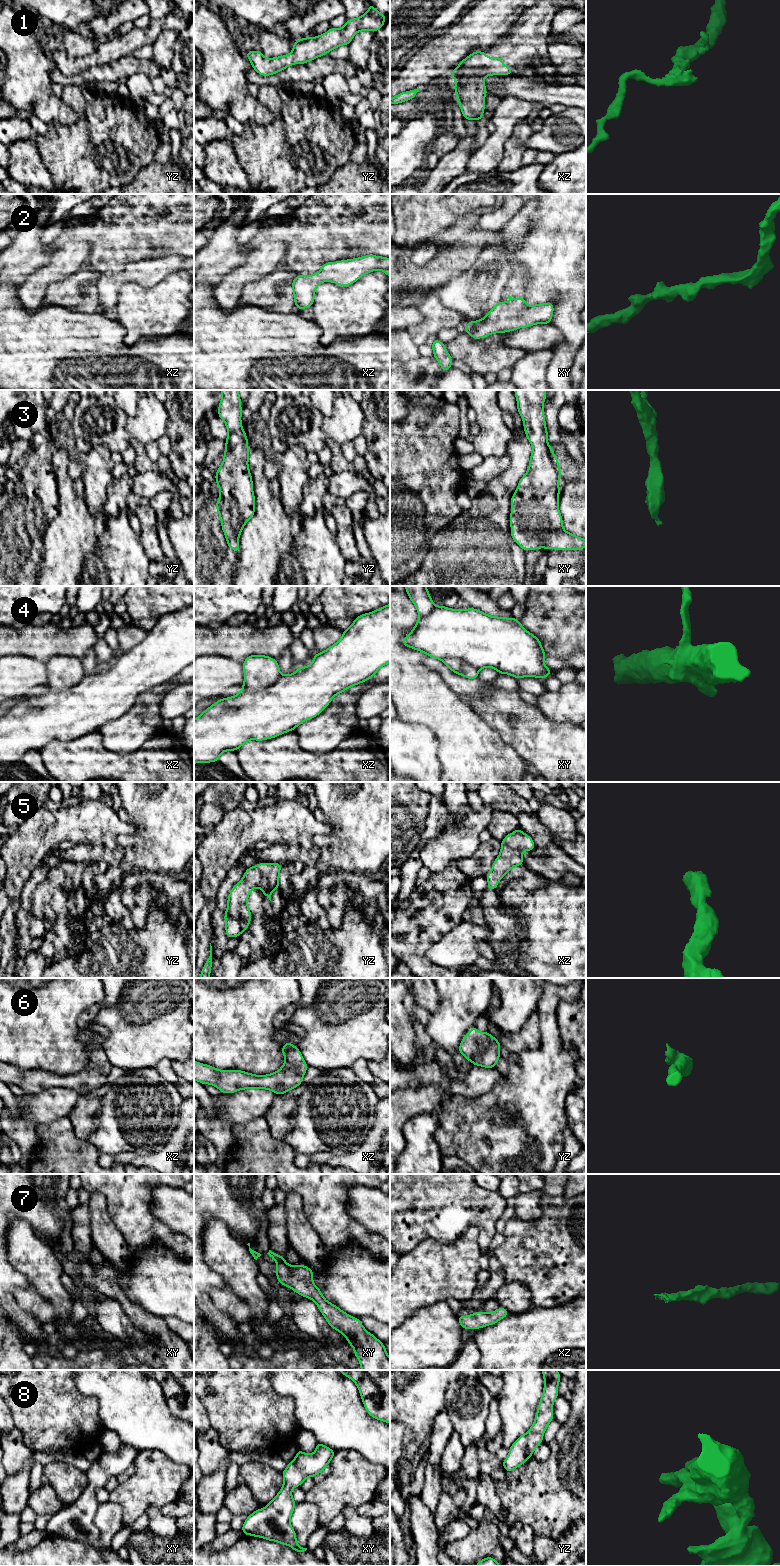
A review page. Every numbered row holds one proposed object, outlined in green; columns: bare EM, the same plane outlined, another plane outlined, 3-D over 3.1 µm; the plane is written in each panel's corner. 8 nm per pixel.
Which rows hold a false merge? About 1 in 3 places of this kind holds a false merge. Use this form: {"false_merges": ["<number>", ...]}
{"false_merges": ["4"]}

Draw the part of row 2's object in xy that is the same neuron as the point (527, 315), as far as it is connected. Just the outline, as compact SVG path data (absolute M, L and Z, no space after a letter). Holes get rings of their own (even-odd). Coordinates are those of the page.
M508 295L509 302L500 301L497 303L487 315L478 320L466 323L465 332L470 334L473 339L485 338L488 335L495 333L505 333L515 331L522 328L527 328L536 324L549 324L551 322L554 307L551 301L544 304L527 305L524 297L512 298Z

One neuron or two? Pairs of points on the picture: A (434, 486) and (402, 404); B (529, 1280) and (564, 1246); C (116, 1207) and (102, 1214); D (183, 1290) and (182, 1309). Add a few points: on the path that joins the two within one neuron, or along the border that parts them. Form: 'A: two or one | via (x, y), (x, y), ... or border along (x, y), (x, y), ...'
A: two | border along (408, 400), (408, 412), (400, 420)
B: one | via (538, 1271), (556, 1255)
C: two | border along (94, 1192), (105, 1198), (107, 1212), (120, 1231)
D: one | via (183, 1295), (183, 1304)

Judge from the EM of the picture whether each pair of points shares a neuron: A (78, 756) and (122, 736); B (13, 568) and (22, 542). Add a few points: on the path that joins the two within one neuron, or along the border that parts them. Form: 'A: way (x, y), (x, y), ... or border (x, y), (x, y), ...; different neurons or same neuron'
A: border (98, 730), (101, 742), (108, 749), (125, 754); different neurons
B: way (13, 562), (17, 558), (17, 550), (19, 548); same neuron

